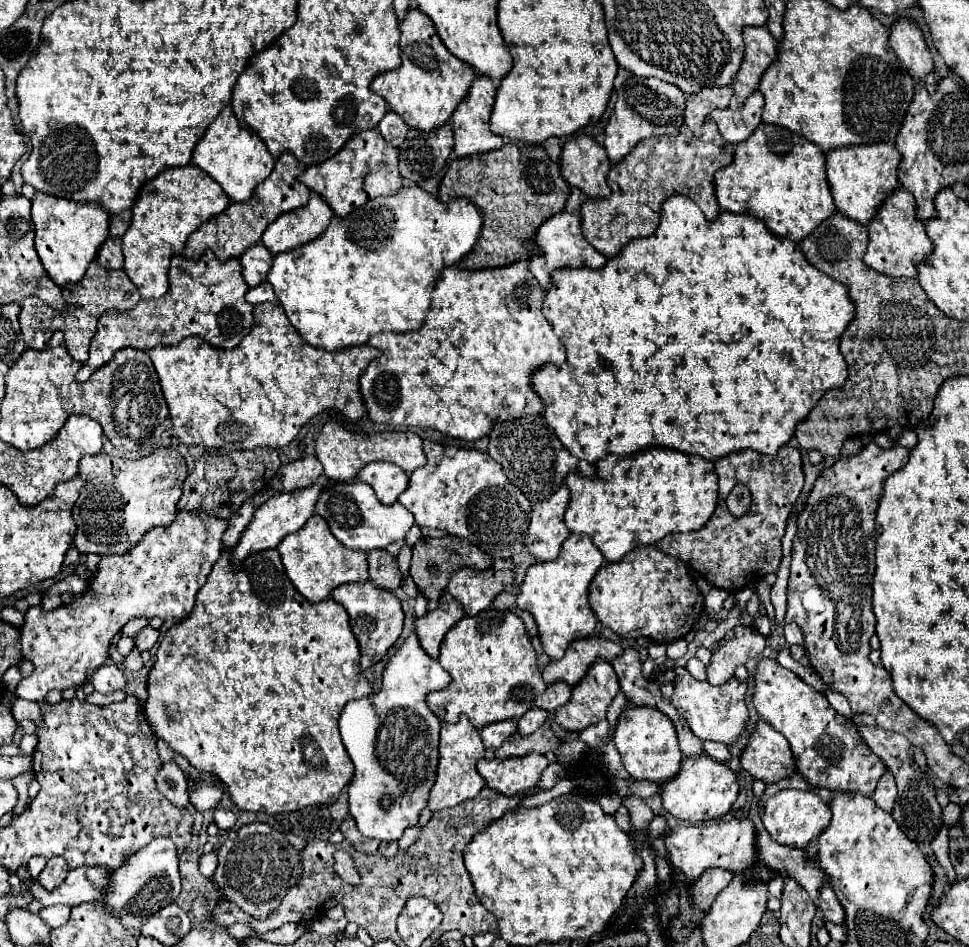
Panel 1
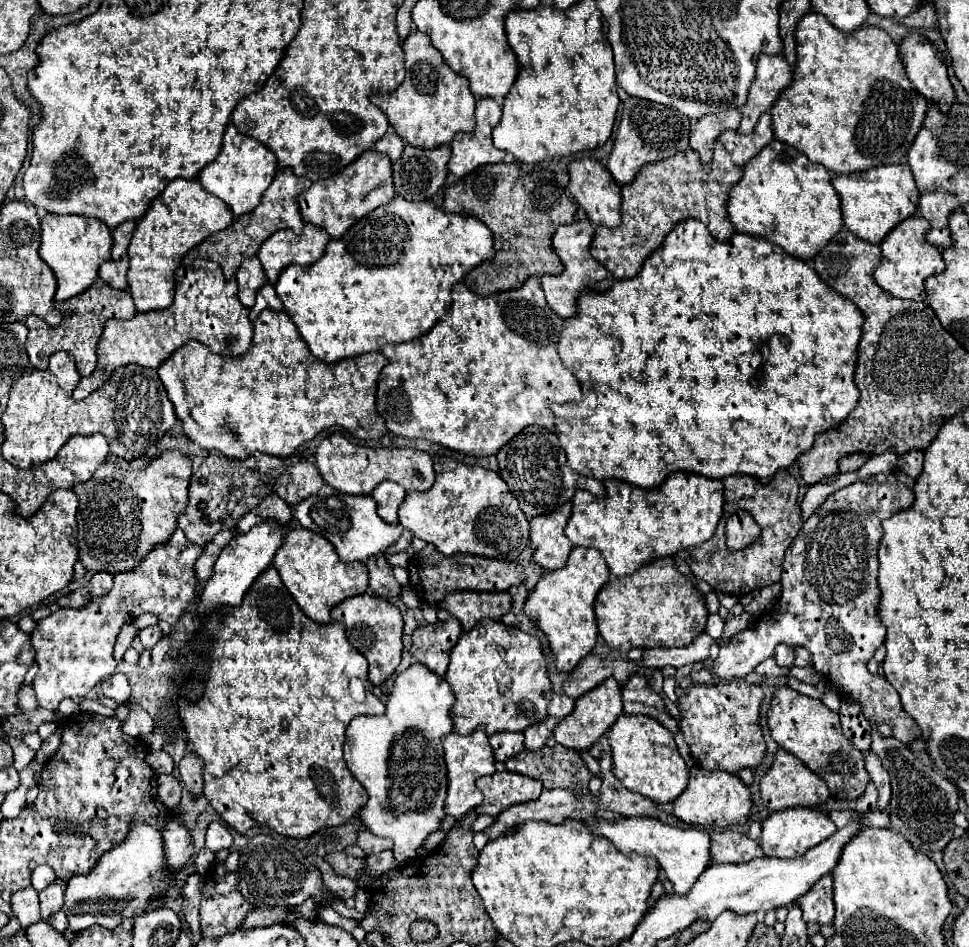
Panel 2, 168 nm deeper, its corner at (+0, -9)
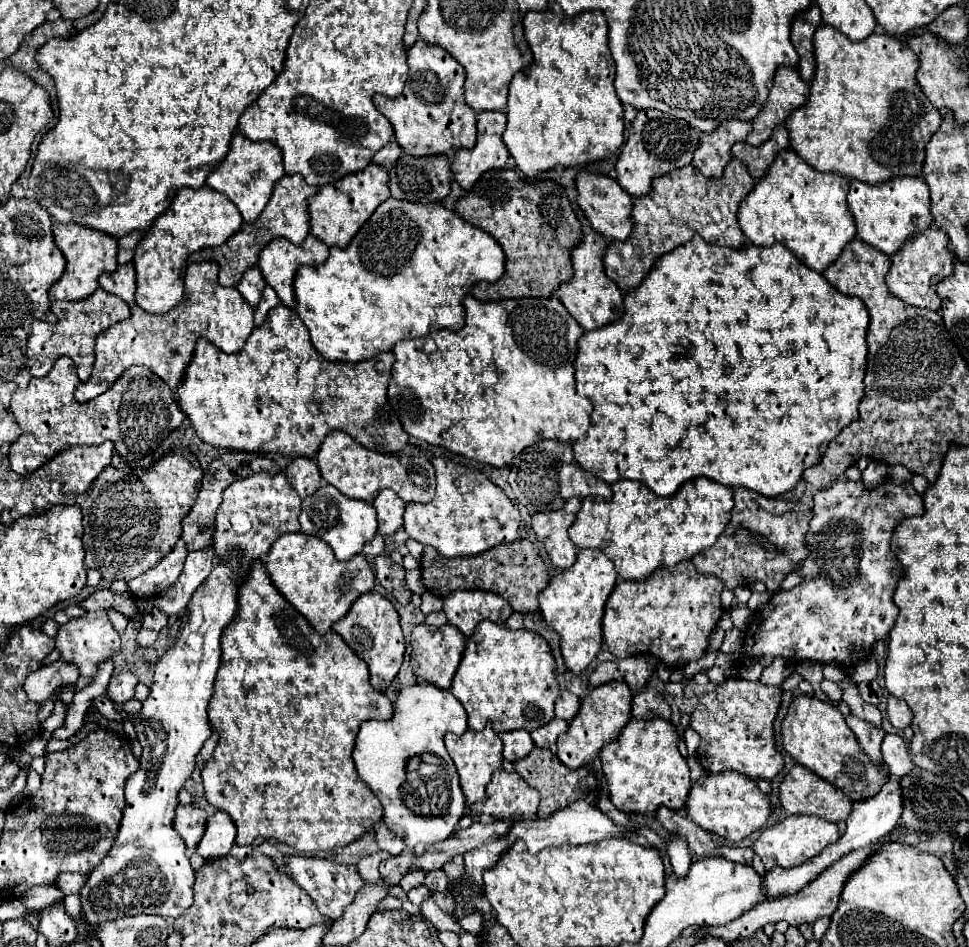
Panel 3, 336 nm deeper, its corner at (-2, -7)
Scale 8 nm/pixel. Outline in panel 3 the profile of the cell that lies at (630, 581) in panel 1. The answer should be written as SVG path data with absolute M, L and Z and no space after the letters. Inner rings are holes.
M692 561L662 567L644 581L620 581L604 611L604 641L616 659L652 655L666 667L682 669L708 651L708 637L716 629L724 609L720 605L722 579L700 573Z

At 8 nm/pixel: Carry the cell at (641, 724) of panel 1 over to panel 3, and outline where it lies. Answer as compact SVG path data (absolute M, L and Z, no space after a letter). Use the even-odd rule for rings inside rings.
M632 719L620 733L618 741L606 745L600 753L602 771L608 781L610 801L624 813L656 817L658 807L678 811L686 807L690 793L690 769L678 751L678 735L670 721Z

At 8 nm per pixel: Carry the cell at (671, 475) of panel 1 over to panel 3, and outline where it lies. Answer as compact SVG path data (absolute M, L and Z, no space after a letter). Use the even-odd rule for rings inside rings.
M698 477L694 481L684 483L684 487L680 487L680 491L674 497L658 497L638 481L616 481L612 485L612 491L614 497L610 501L602 497L582 499L582 509L578 511L576 521L568 529L568 535L572 543L580 549L588 547L588 549L604 551L614 561L620 579L632 579L632 581L634 579L642 581L660 567L672 567L680 561L692 559L706 547L712 547L718 541L718 537L724 533L730 521L730 511L734 507L732 489L706 477Z

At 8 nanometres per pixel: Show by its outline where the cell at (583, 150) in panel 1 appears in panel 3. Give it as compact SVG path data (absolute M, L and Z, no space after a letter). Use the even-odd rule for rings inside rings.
M580 171L576 177L576 189L578 189L578 205L584 211L586 219L590 221L590 227L612 241L626 241L634 229L632 221L632 197L610 177Z

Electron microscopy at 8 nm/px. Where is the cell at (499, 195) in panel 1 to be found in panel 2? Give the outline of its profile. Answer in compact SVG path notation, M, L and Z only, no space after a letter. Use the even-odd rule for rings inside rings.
M518 163L482 165L444 191L446 213L466 213L480 219L494 237L494 257L474 267L464 285L478 295L520 287L530 275L558 275L562 261L552 251L550 239L560 225L574 221L578 205L566 195L550 171L522 171Z

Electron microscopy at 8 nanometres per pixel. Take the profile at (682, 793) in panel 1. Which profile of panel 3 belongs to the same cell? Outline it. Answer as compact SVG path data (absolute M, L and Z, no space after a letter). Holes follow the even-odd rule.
M726 771L718 775L702 775L698 783L692 785L692 791L686 801L686 813L708 833L714 833L732 843L740 843L742 839L750 837L756 829L766 825L772 813L772 803L768 795L758 789L756 781L742 773Z

